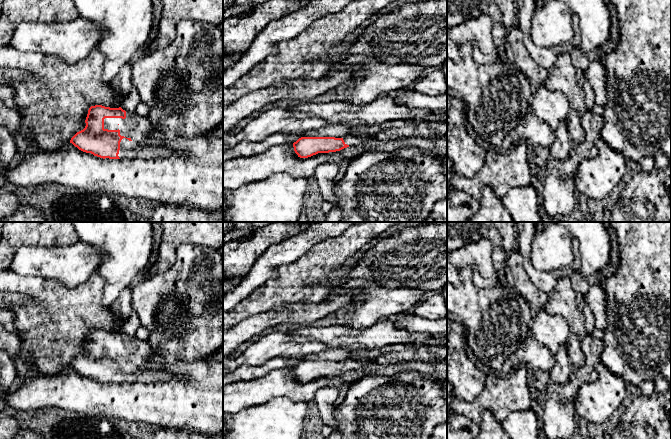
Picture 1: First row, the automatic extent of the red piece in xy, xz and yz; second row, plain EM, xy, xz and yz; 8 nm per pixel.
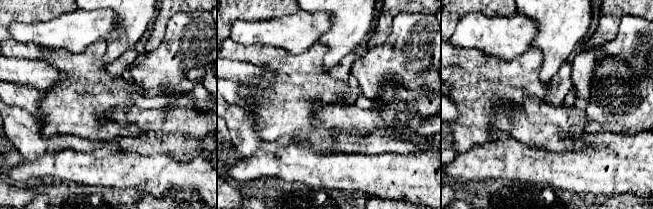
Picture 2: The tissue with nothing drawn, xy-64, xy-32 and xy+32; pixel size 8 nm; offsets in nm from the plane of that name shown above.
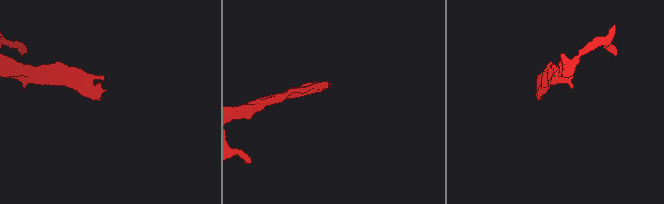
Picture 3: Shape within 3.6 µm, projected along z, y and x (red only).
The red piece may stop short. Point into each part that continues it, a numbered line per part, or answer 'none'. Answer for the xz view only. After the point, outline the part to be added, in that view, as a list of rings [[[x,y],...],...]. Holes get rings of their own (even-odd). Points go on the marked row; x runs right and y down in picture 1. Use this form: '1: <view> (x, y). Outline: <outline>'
1: xz (431, 130). Outline: [[[447,121],[442,122],[420,122],[408,124],[398,128],[389,128],[376,134],[369,135],[348,135],[343,137],[345,144],[349,147],[356,146],[359,141],[364,145],[371,141],[392,142],[404,138],[416,139],[427,138],[438,139],[447,135]]]

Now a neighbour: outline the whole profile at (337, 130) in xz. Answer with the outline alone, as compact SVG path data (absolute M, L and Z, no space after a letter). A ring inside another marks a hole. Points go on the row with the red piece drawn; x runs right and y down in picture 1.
M430 114L423 119L415 120L397 120L383 123L381 125L345 125L334 124L328 125L323 128L312 130L305 134L304 137L335 137L343 138L348 135L369 135L376 134L382 130L389 128L398 128L408 124L417 124L420 122L442 122L446 121L447 116L438 116Z

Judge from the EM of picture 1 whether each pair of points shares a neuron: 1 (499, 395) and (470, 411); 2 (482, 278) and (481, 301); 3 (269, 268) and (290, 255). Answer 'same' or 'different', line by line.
1: same
2: different
3: same

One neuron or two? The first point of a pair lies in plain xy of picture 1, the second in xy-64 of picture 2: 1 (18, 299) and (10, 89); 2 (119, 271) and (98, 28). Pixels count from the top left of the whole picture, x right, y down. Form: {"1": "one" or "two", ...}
{"1": "two", "2": "two"}

